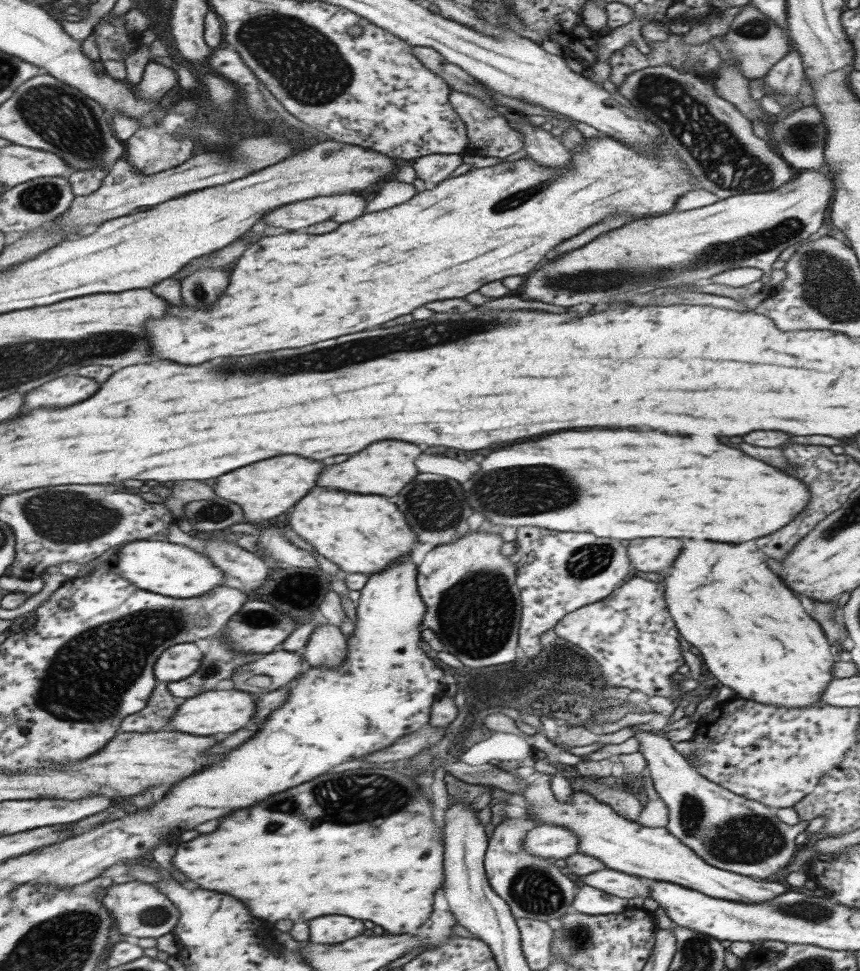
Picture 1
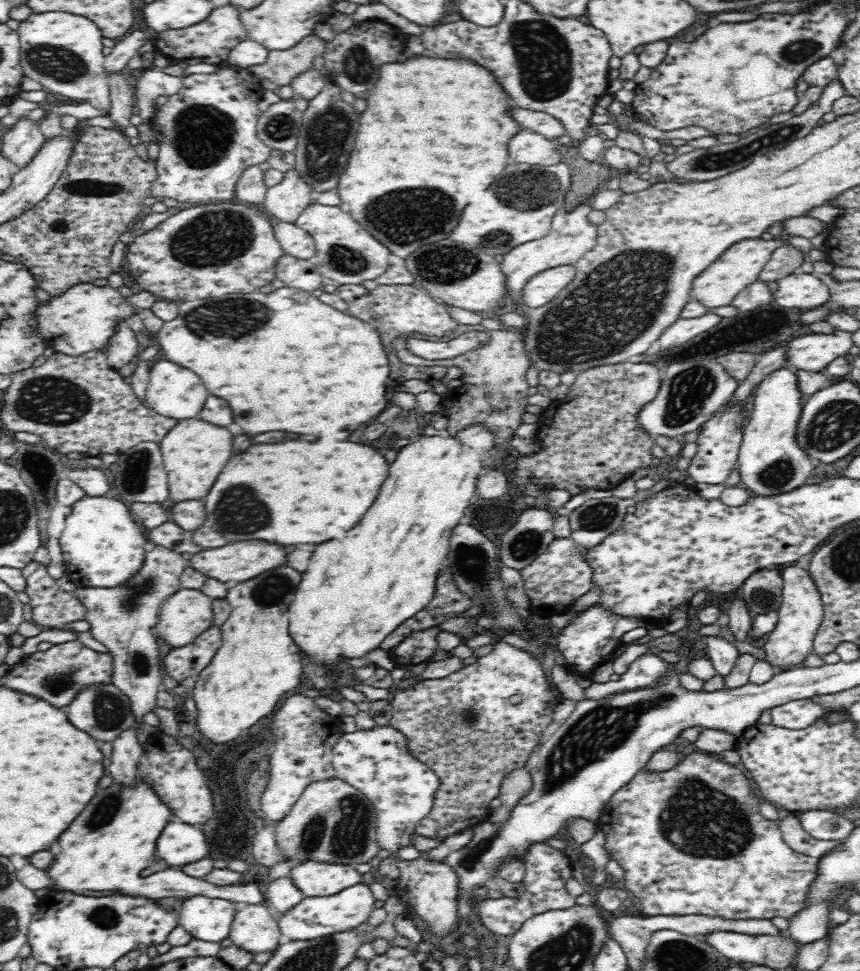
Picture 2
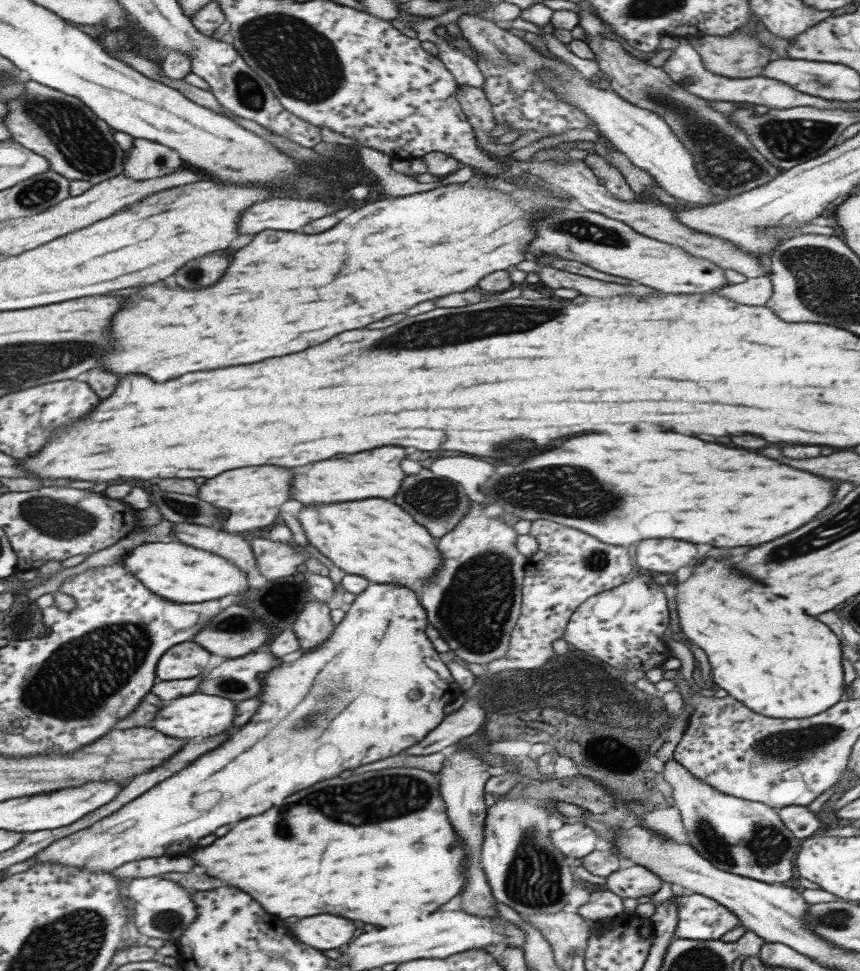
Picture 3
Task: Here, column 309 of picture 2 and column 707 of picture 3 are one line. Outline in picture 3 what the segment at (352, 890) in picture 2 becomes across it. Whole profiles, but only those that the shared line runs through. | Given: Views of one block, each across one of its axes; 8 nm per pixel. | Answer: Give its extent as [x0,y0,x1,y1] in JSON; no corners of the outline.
[671,892,741,940]

